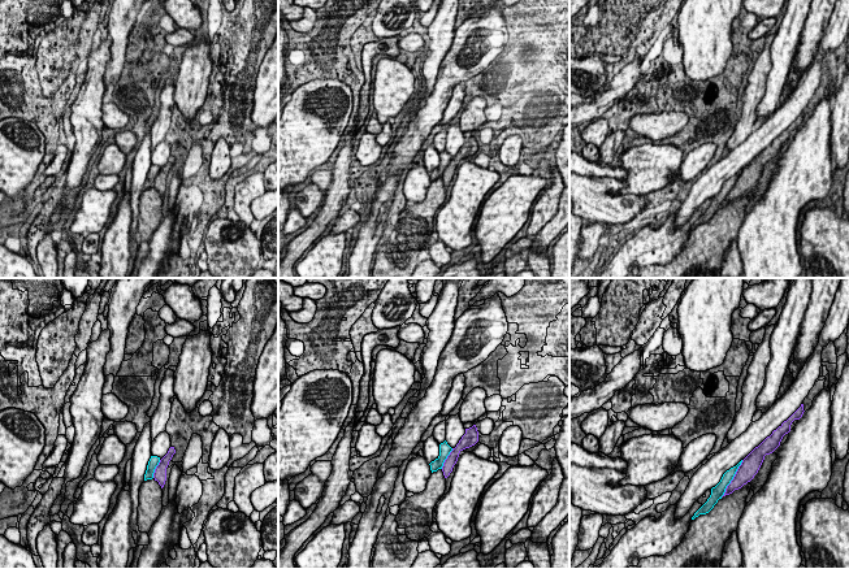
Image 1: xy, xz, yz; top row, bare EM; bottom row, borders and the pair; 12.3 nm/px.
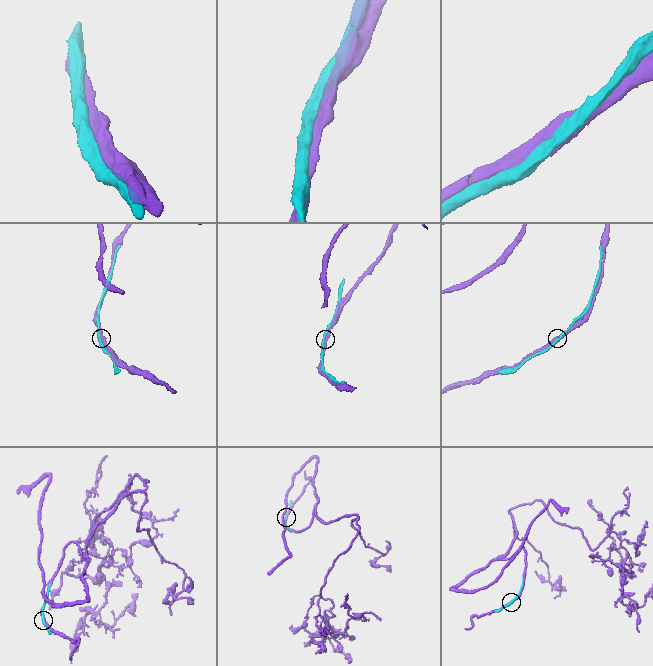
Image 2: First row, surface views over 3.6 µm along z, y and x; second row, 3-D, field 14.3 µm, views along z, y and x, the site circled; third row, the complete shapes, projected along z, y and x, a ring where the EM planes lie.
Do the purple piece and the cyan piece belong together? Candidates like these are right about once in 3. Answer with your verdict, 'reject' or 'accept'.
accept

